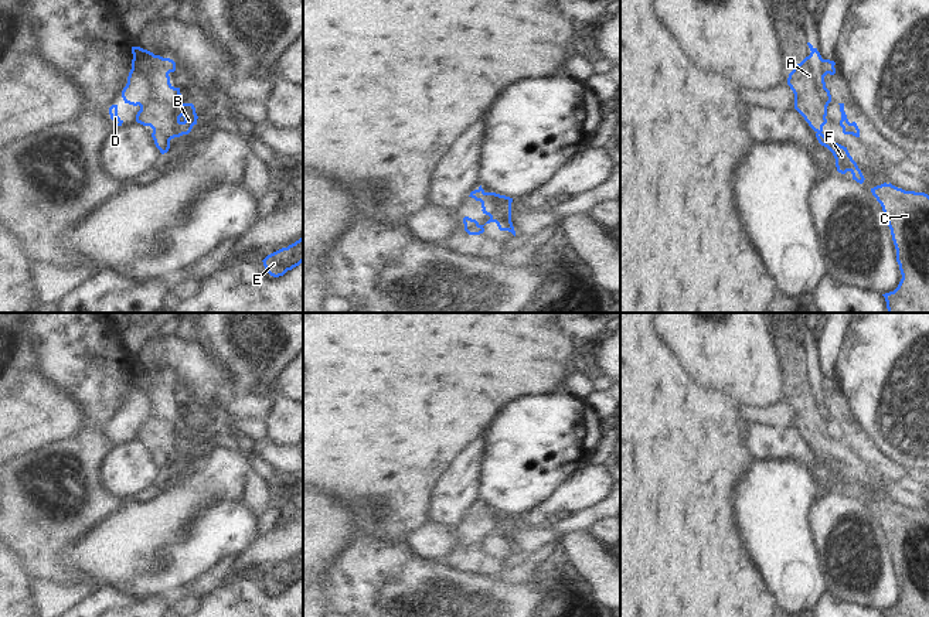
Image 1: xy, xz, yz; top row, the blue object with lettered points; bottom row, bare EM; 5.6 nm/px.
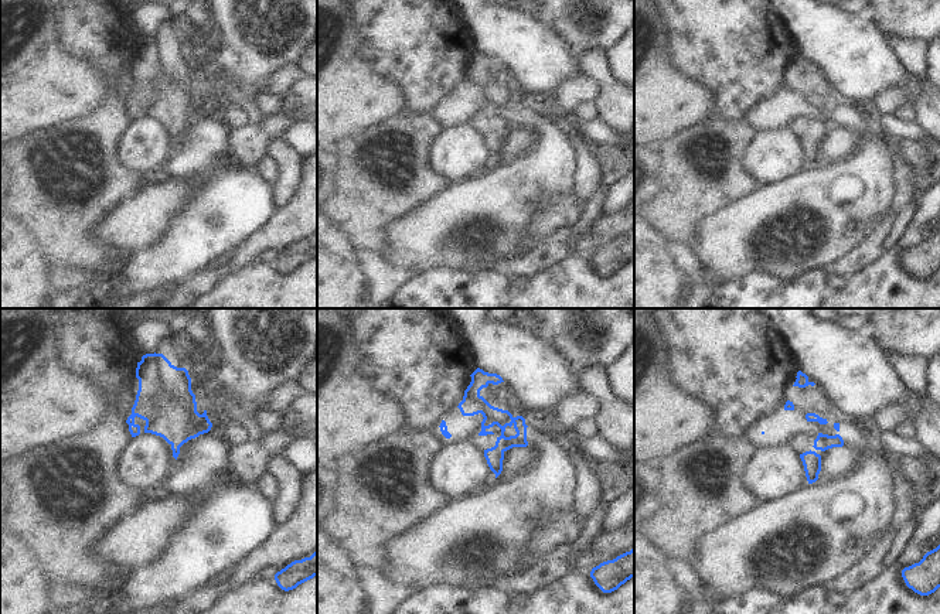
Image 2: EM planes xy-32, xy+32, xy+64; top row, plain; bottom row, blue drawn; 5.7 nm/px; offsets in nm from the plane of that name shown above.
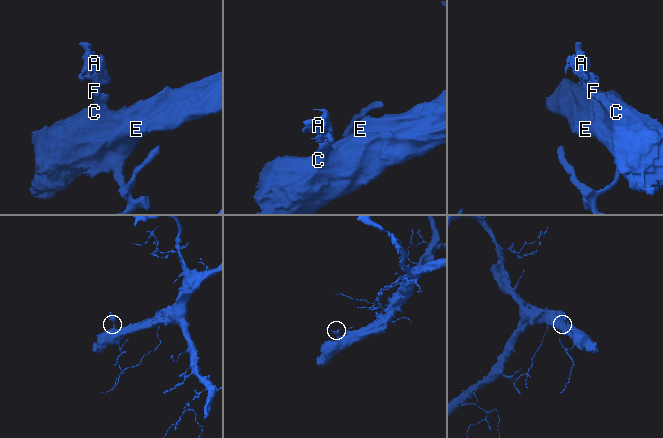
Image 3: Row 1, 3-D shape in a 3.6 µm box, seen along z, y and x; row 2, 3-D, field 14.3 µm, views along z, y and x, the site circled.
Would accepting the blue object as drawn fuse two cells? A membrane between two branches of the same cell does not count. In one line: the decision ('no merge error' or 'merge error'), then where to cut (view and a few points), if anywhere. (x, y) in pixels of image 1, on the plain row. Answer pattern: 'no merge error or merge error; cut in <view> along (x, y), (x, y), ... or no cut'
no merge error; no cut

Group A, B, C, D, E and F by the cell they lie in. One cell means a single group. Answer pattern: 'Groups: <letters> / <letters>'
Groups: A B C D E F

